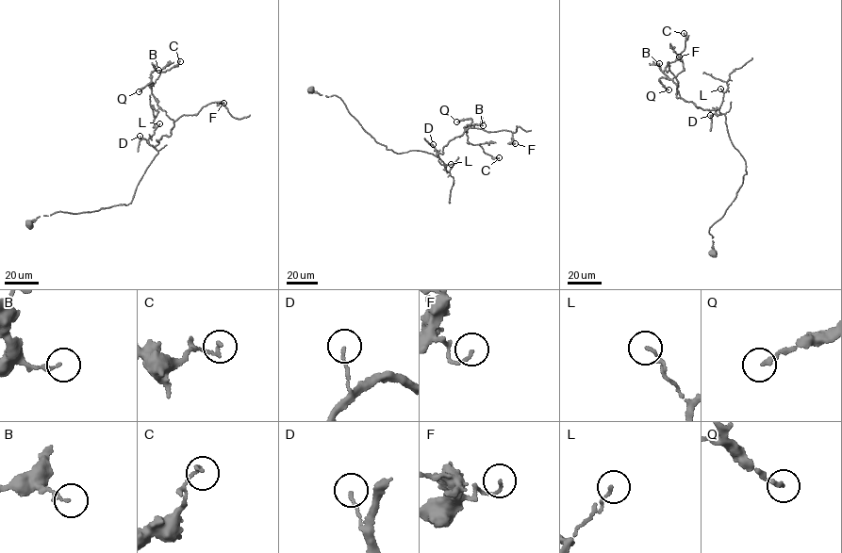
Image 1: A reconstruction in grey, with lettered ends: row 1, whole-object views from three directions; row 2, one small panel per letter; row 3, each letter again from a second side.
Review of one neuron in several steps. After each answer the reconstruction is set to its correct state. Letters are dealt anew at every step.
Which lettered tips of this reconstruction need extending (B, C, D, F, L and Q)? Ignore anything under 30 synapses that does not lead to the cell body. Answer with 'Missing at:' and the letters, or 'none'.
Missing at: none

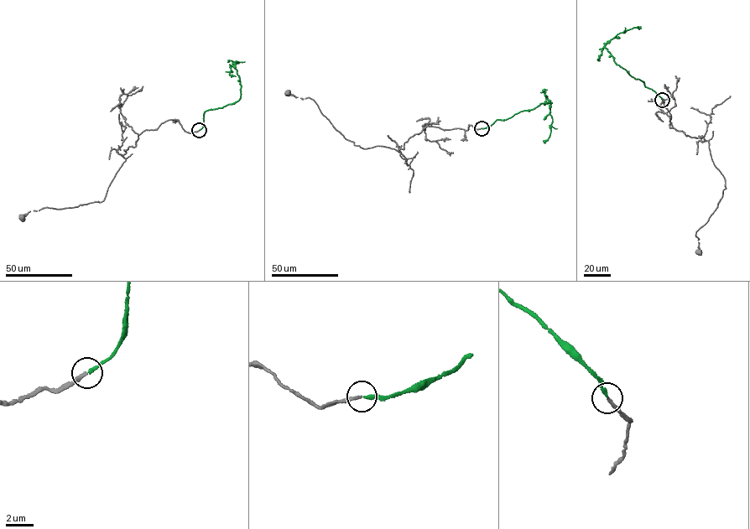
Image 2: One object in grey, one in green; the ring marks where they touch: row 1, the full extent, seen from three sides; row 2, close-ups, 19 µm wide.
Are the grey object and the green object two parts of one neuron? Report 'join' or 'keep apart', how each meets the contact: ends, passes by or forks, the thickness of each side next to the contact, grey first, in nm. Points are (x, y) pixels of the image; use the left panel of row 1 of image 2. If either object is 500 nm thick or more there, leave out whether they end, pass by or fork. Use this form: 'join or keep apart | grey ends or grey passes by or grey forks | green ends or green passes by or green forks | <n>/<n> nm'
join | grey ends | green ends | 220/240 nm

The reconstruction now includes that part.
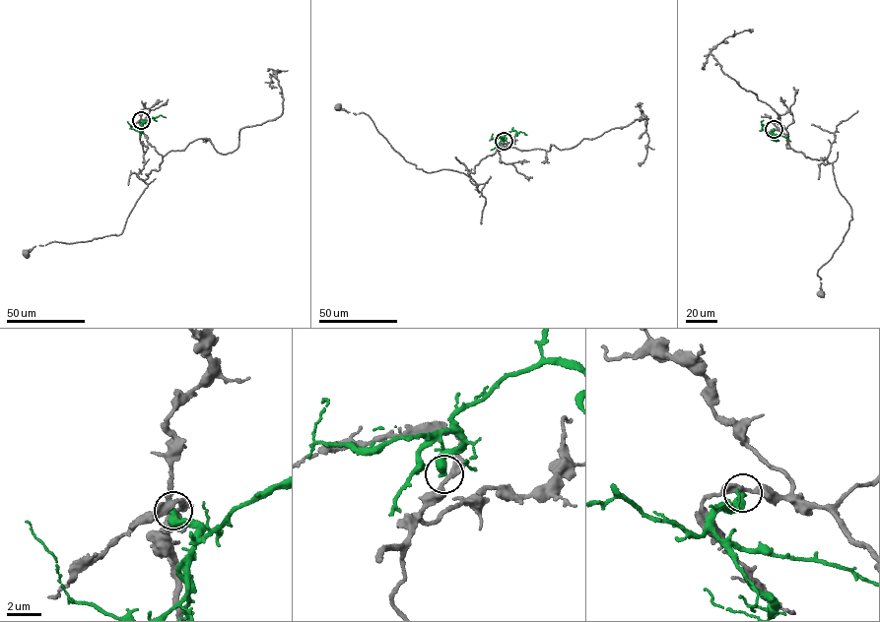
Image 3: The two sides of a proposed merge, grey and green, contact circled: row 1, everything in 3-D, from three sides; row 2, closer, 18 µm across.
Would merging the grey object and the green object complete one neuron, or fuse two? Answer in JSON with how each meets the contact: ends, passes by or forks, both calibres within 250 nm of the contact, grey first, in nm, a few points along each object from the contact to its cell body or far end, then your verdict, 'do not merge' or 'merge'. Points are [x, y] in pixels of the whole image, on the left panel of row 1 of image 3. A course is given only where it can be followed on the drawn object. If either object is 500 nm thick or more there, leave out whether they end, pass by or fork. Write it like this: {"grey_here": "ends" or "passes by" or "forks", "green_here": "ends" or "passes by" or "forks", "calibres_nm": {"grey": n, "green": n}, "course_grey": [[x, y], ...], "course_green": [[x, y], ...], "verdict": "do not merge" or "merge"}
{"grey_here": "passes by", "green_here": "ends", "calibres_nm": {"grey": 320, "green": 480}, "course_grey": [[141, 120], [148, 143], [163, 158], [158, 170], [146, 173], [148, 186], [122, 233], [54, 241], [26, 254]], "course_green": [[141, 120], [143, 123], [160, 115], [166, 117]], "verdict": "do not merge"}

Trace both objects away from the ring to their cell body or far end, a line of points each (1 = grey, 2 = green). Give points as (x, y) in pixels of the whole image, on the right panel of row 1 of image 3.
1: (775, 129), (787, 137), (787, 149), (832, 163), (850, 207), (842, 241), (818, 270), (820, 294)
2: (774, 129), (765, 131), (761, 121), (763, 120)

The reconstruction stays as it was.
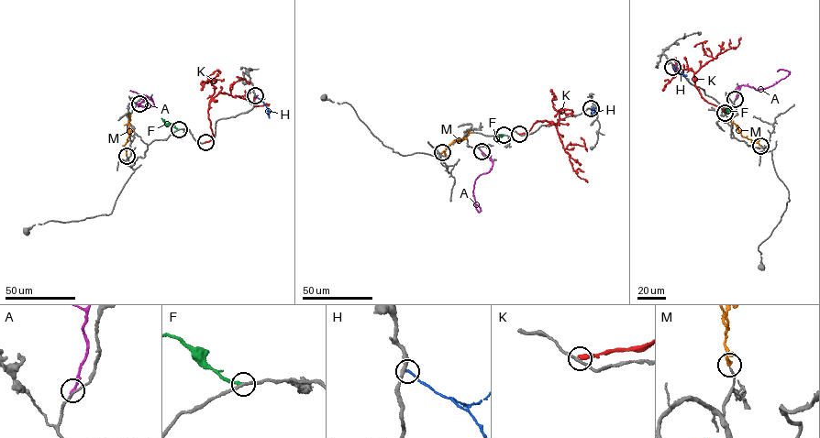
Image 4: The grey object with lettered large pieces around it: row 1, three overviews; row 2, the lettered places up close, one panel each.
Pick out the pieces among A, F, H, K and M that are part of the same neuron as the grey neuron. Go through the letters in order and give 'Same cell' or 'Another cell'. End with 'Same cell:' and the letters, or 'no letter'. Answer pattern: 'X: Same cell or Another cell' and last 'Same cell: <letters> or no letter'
A: Another cell
F: Another cell
H: Another cell
K: Another cell
M: Same cell
Same cell: M

